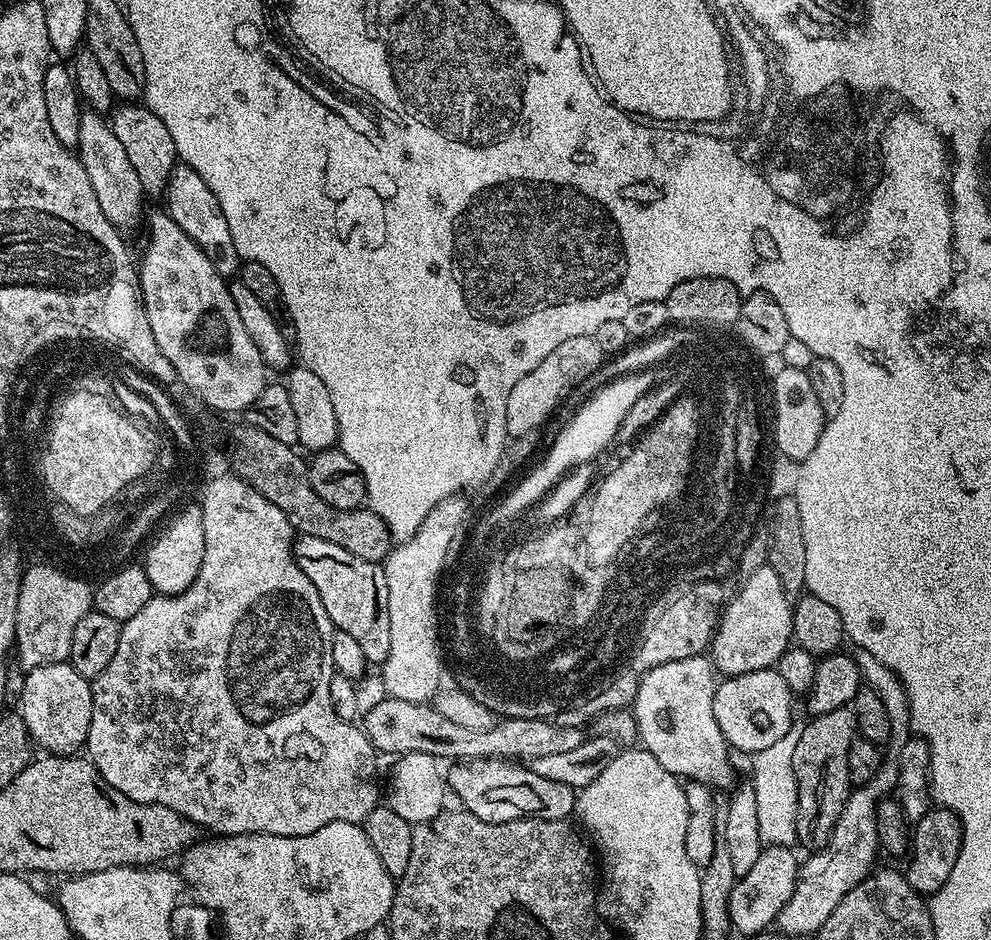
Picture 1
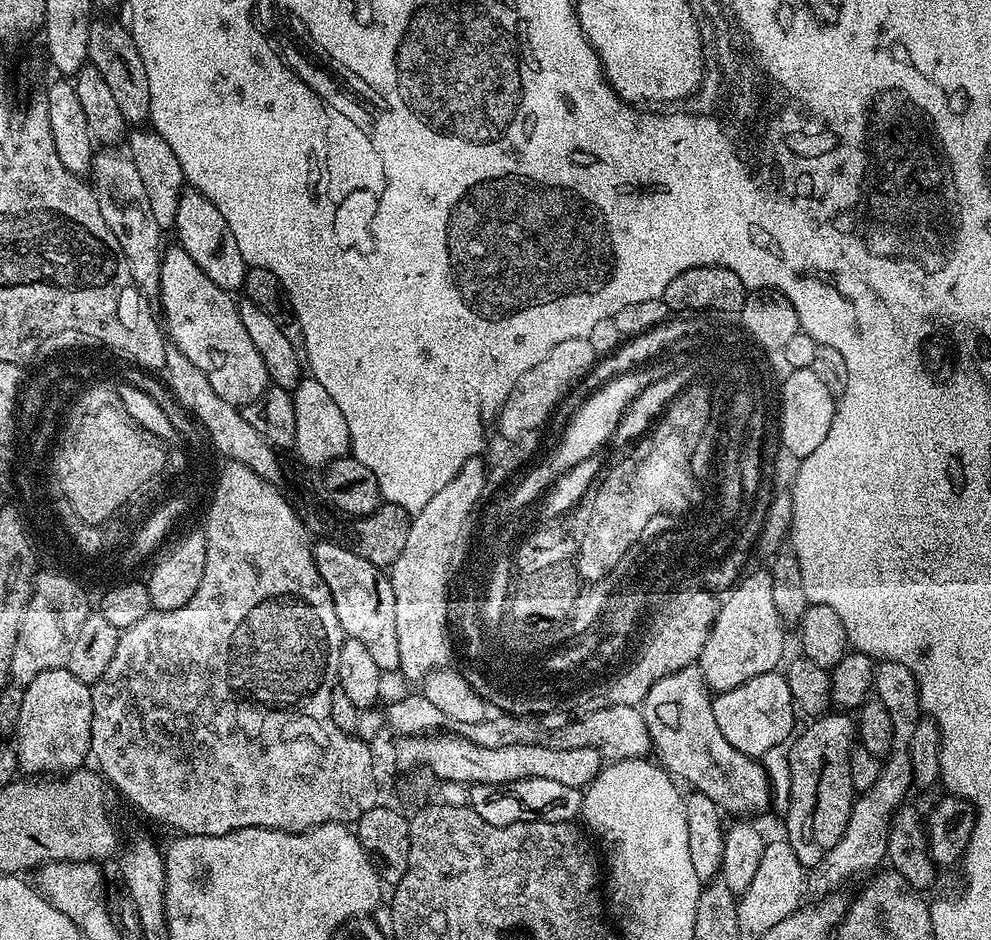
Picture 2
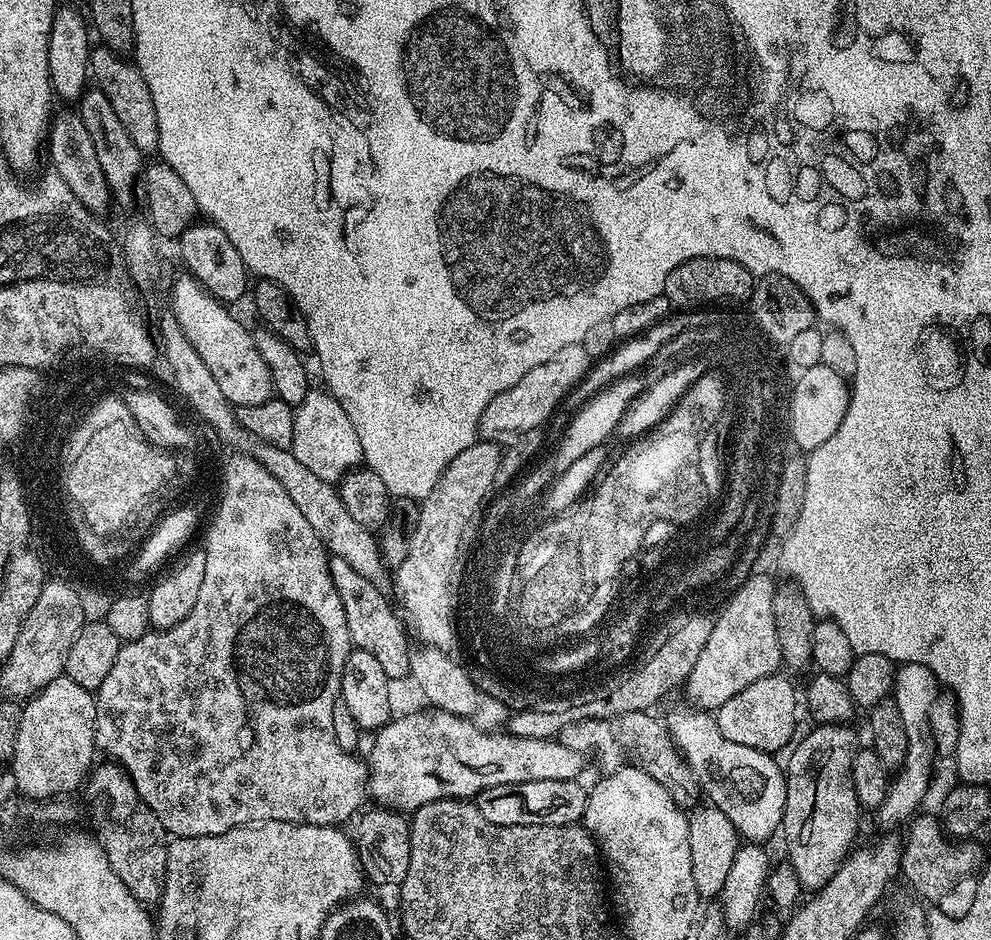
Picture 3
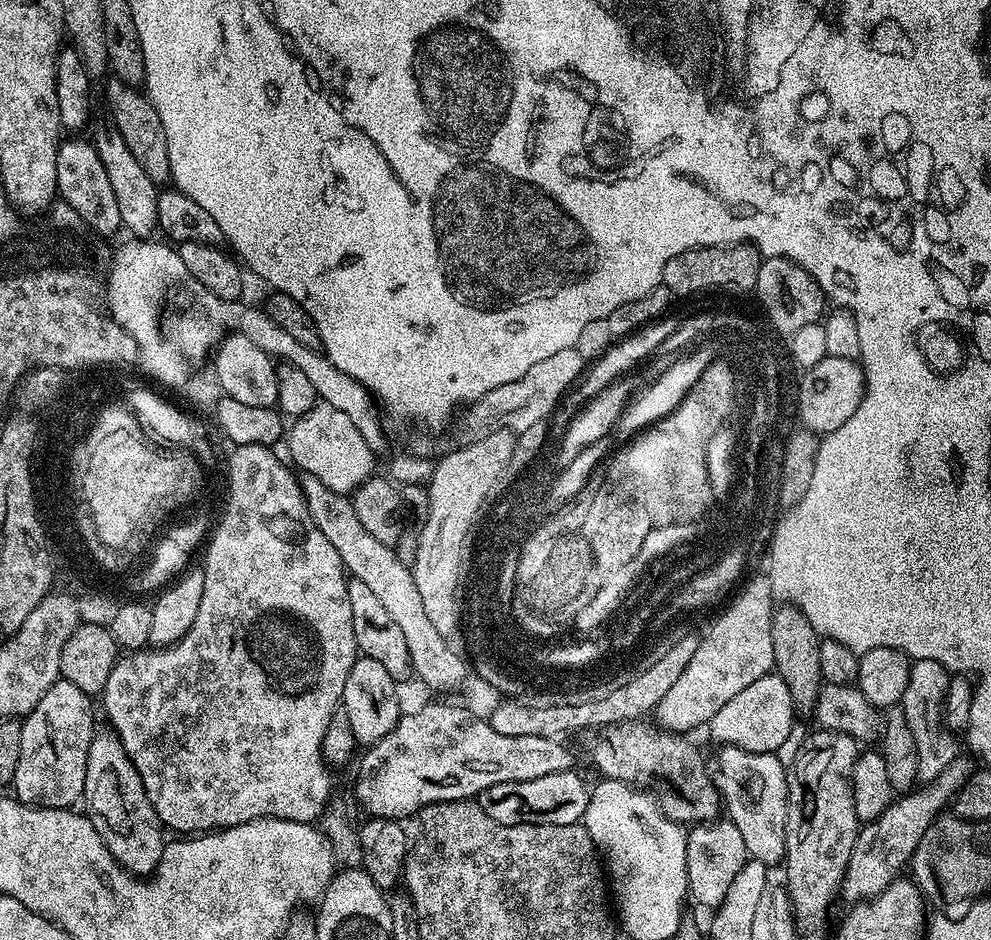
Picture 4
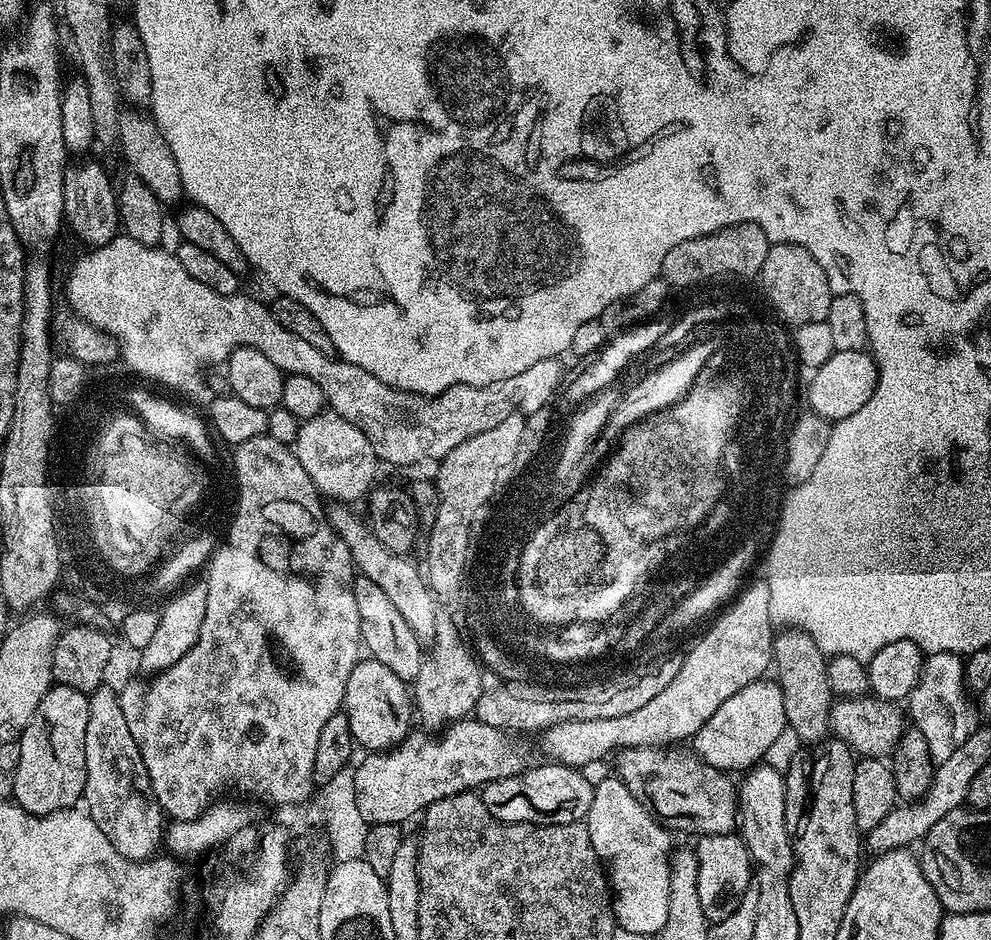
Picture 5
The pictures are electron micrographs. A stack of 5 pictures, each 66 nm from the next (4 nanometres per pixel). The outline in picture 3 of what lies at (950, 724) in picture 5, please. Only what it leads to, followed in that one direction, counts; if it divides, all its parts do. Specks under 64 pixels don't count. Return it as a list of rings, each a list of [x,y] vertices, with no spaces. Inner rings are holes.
[[[902,664],[896,668],[896,679],[892,682],[890,698],[898,706],[898,714],[902,714],[902,726],[906,730],[908,745],[902,767],[891,777],[886,798],[875,809],[874,816],[884,830],[892,830],[898,820],[907,821],[917,811],[916,808],[924,800],[928,787],[932,784],[932,756],[934,748],[929,743],[928,715],[938,695],[936,675],[926,666]]]

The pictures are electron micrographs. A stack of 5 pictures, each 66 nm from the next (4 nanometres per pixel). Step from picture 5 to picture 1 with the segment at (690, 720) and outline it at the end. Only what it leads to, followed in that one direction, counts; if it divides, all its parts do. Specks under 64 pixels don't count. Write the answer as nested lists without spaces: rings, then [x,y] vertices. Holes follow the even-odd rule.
[[[757,567],[745,578],[744,585],[737,592],[735,589],[734,595],[723,605],[724,617],[720,625],[714,628],[710,660],[715,671],[724,678],[750,674],[750,670],[776,668],[782,654],[788,651],[794,640],[789,593],[785,591],[782,582],[778,582],[778,574],[774,574],[772,568]]]

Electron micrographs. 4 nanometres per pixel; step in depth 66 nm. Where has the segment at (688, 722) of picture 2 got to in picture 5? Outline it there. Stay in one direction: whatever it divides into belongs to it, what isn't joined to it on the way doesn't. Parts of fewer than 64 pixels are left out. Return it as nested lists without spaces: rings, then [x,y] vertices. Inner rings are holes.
[[[764,762],[753,767],[744,778],[738,784],[738,835],[743,838],[753,861],[765,868],[765,873],[787,877],[792,870],[792,839],[786,830],[784,776],[781,769],[779,772]]]

